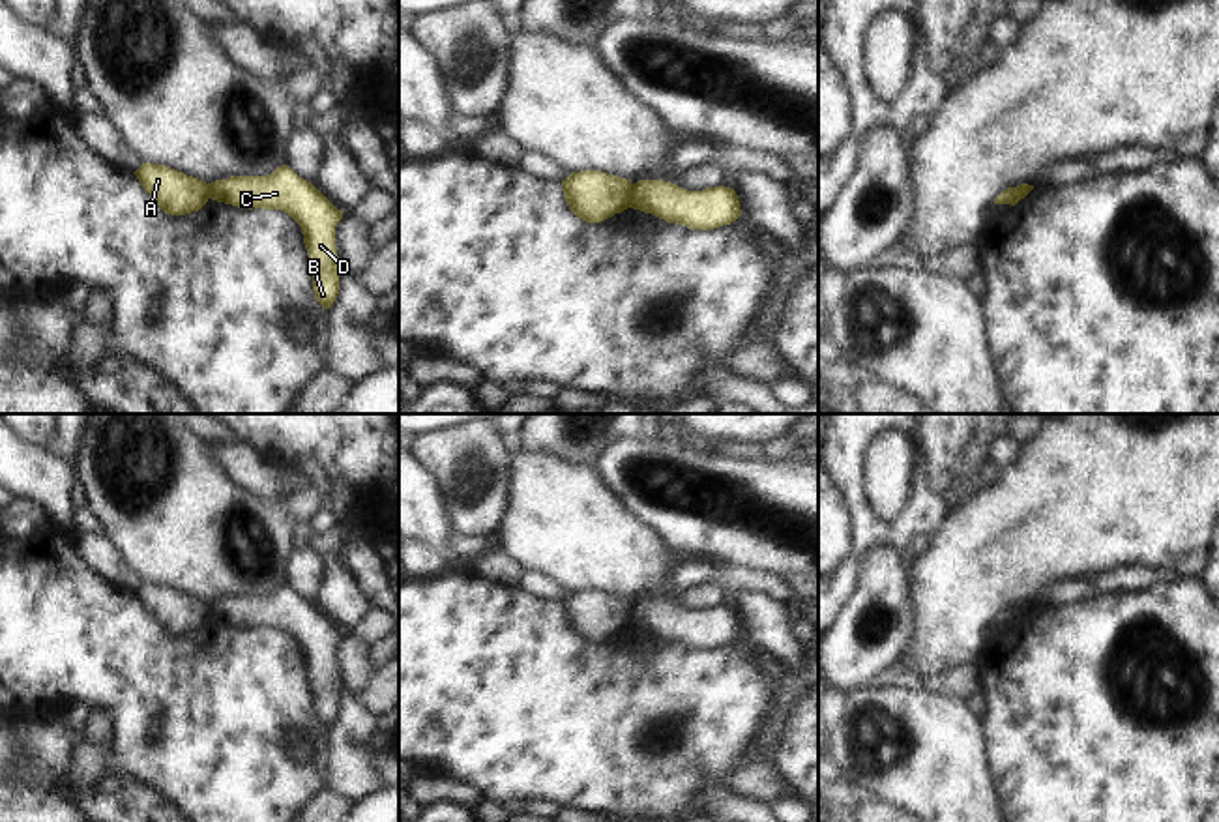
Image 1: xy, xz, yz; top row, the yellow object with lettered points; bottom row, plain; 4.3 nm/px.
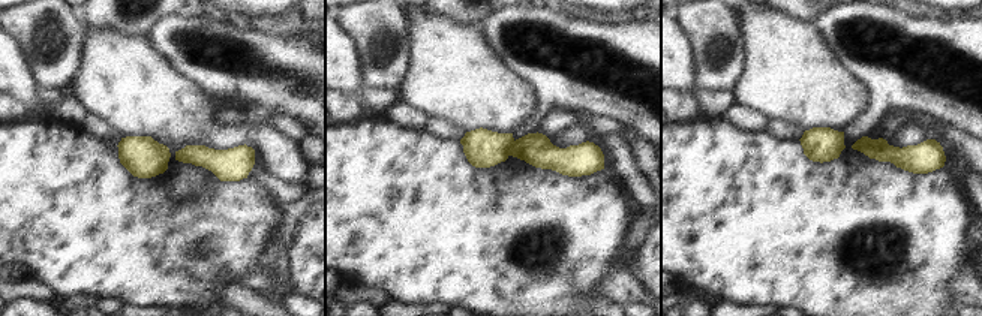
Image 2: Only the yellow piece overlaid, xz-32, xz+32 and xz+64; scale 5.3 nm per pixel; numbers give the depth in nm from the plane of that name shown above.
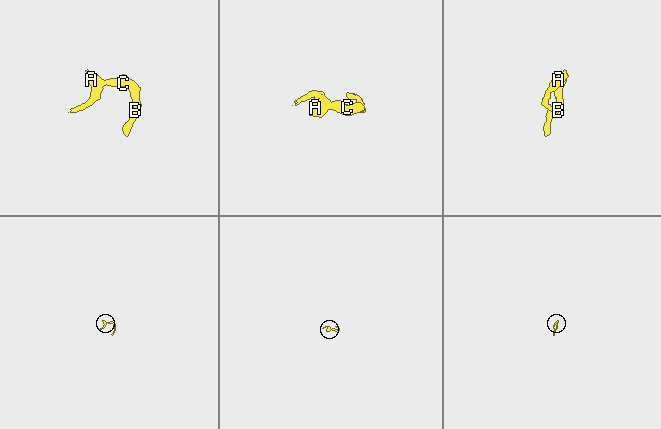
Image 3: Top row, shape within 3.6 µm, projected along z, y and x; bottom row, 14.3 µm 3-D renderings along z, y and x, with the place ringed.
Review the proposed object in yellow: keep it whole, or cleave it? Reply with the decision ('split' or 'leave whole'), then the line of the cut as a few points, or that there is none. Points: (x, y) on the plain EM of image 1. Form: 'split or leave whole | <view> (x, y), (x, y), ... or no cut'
split | xz (633, 605), (628, 626)

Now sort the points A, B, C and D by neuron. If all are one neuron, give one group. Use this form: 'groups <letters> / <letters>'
groups A / B C D

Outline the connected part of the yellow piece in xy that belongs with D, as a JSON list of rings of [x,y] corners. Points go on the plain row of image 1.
[[[281,584],[268,595],[230,595],[208,603],[210,618],[238,627],[281,629],[288,633],[303,653],[313,693],[315,719],[330,728],[339,713],[343,691],[335,668],[335,646],[343,639],[311,601]]]

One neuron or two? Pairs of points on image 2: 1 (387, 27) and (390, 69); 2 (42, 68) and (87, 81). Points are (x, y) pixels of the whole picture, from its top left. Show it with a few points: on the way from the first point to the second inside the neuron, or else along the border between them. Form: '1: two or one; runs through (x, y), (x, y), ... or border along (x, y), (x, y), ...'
1: one; runs through (387, 38), (387, 59)
2: two; border along (84, 42), (74, 81), (65, 90)

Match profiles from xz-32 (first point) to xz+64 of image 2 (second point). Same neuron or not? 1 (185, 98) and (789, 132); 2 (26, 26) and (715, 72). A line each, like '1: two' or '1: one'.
1: two
2: one

